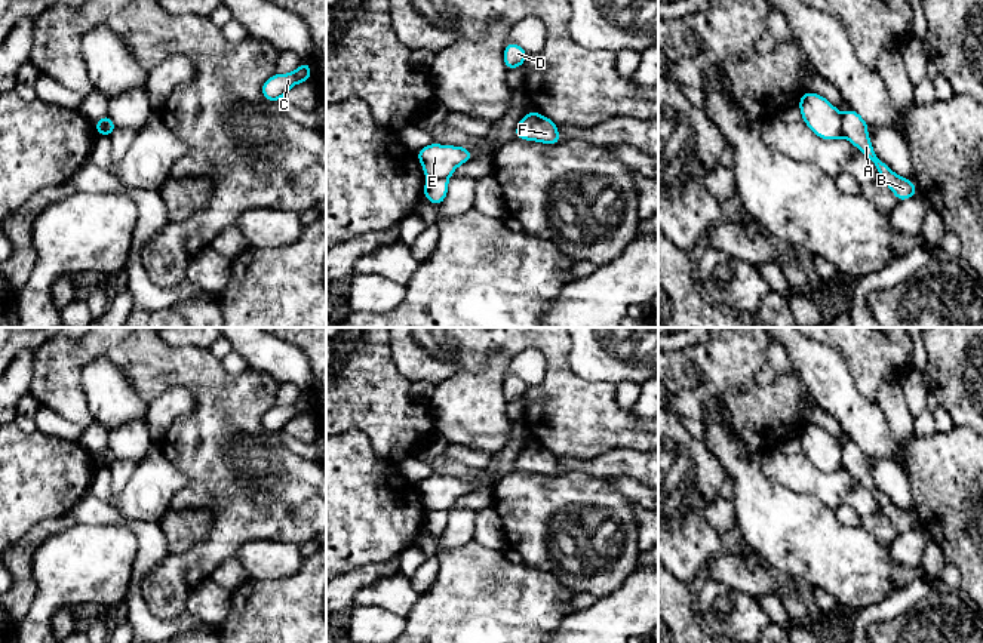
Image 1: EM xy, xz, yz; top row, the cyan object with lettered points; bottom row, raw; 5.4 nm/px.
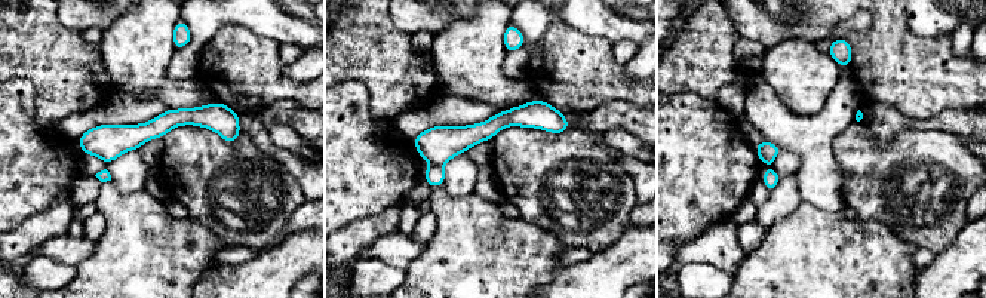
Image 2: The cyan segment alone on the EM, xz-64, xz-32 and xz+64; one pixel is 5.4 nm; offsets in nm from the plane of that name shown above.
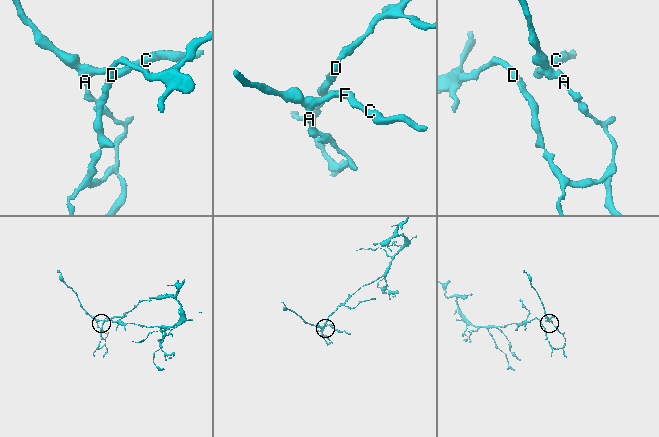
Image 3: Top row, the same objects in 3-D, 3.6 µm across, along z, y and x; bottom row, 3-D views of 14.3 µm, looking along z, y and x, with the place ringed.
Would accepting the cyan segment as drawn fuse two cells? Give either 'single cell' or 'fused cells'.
fused cells

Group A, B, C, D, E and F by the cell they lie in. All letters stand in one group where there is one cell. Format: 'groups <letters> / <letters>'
groups A B D / C E F

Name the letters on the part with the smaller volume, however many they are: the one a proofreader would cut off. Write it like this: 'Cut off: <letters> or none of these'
Cut off: C, E, F

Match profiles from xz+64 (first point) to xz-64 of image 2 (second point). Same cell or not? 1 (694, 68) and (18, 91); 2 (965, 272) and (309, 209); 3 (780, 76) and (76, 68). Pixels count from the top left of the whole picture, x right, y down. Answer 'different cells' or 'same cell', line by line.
1: different cells
2: different cells
3: different cells

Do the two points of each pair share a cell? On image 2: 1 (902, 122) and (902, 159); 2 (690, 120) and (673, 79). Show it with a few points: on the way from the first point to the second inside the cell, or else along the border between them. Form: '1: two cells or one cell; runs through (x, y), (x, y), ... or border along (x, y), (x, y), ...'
1: two cells; border along (868, 128), (881, 144), (905, 131), (937, 131)
2: two cells; border along (672, 92), (694, 92), (712, 101)

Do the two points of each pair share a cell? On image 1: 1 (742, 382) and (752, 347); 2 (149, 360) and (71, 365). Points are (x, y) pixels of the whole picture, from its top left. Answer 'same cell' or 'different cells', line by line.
1: same cell
2: same cell

